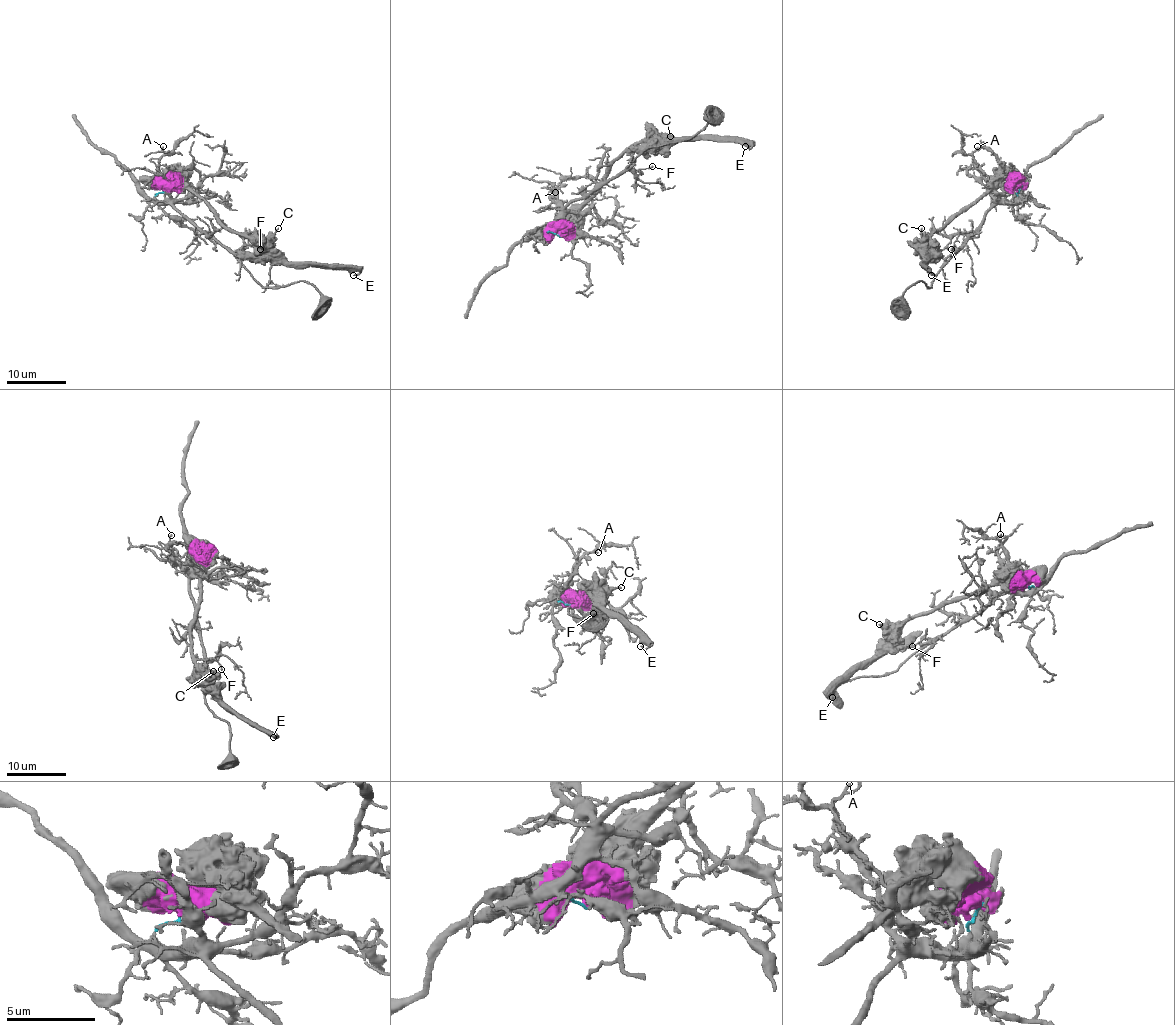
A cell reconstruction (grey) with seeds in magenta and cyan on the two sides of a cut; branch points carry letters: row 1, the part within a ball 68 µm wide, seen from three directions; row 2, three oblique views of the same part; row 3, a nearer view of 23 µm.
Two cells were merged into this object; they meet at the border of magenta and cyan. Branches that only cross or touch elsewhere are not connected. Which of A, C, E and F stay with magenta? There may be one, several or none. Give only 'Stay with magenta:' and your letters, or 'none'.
Stay with magenta: C, E

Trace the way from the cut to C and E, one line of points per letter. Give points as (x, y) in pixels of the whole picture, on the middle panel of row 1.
C: (560, 236), (560, 227), (597, 190), (610, 166), (629, 148), (670, 137)
E: (560, 236), (560, 227), (597, 190), (617, 159), (639, 143), (743, 138), (752, 144), (746, 146)

